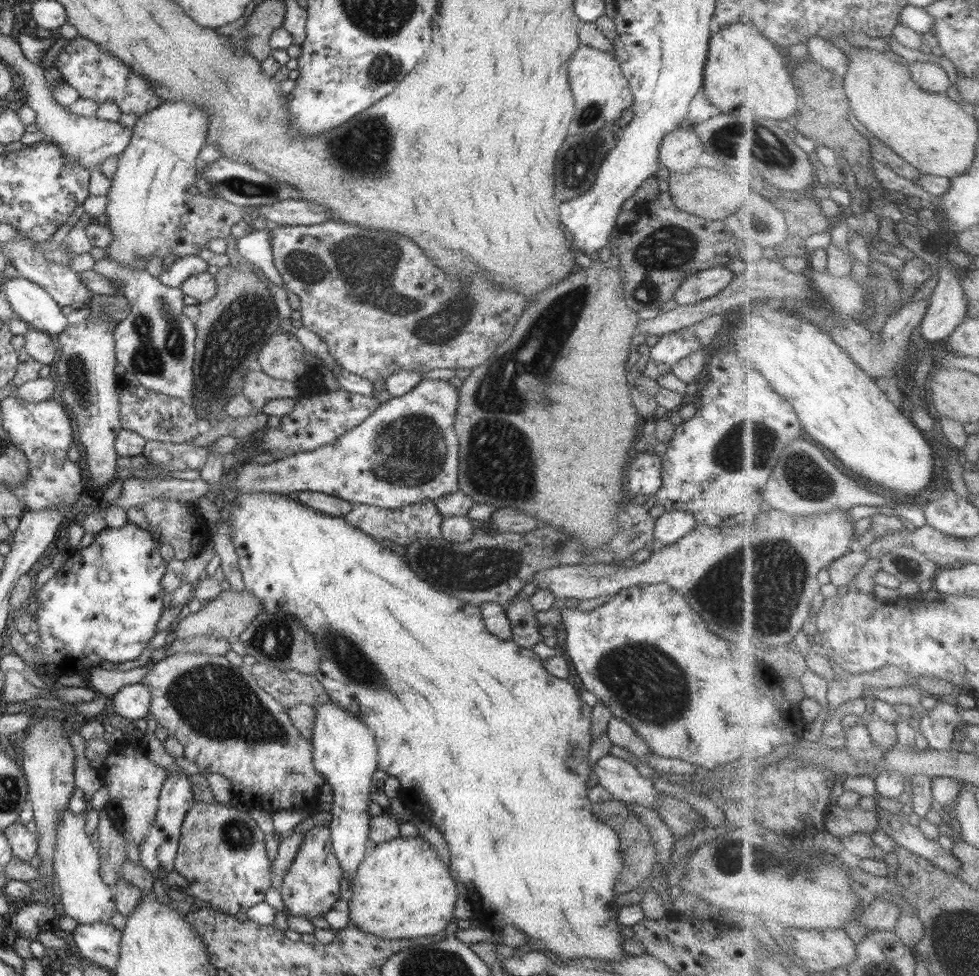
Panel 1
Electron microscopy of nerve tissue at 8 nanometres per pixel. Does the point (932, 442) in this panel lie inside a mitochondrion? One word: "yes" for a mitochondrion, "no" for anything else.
no

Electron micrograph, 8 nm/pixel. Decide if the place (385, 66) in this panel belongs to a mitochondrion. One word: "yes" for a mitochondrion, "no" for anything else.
yes

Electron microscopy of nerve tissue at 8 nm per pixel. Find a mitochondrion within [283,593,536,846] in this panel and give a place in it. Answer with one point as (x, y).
(350, 659)

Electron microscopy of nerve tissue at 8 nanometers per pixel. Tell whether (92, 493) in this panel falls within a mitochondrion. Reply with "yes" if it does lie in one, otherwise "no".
no

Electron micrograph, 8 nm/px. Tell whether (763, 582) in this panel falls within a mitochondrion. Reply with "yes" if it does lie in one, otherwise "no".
yes

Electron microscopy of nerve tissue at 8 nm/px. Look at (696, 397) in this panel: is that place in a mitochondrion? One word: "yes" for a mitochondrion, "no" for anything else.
no

